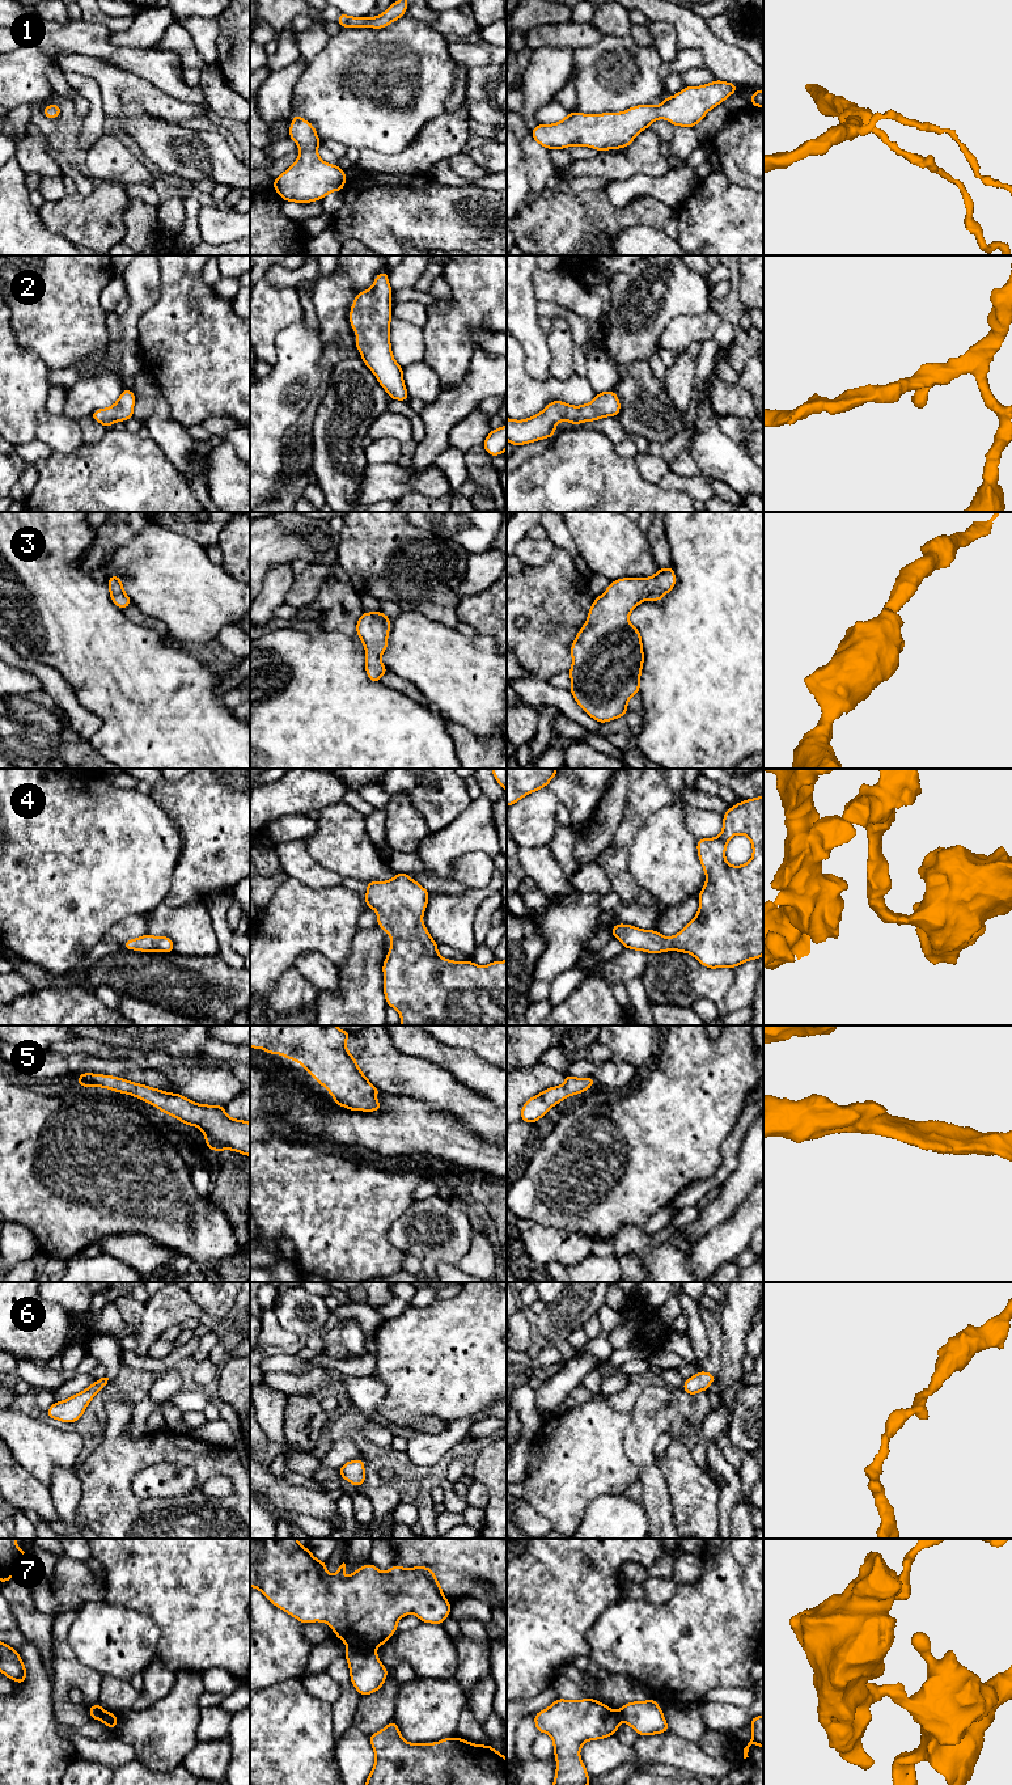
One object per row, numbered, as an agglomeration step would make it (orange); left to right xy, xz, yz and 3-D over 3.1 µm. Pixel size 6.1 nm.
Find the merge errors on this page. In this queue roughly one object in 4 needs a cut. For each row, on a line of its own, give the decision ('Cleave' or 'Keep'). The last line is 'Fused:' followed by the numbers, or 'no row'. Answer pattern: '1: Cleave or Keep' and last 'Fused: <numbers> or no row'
1: Keep
2: Keep
3: Keep
4: Keep
5: Keep
6: Keep
7: Cleave
Fused: 7

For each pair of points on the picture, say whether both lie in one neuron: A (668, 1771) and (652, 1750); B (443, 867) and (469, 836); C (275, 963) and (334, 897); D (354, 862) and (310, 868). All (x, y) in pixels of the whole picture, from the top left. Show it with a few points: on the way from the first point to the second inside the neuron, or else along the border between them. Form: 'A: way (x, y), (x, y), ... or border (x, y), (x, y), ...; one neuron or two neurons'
A: border (639, 1766), (670, 1764), (689, 1771); two neurons
B: way (444, 859), (461, 842); one neuron
C: way (280, 946), (307, 920), (312, 920), (317, 914); one neuron
D: border (304, 842), (308, 853), (317, 862), (343, 878); two neurons

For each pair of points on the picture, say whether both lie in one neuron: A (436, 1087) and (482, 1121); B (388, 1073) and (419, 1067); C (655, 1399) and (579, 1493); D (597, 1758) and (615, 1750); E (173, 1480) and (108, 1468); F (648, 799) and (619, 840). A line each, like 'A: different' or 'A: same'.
A: same
B: same
C: different
D: same
E: different
F: same

